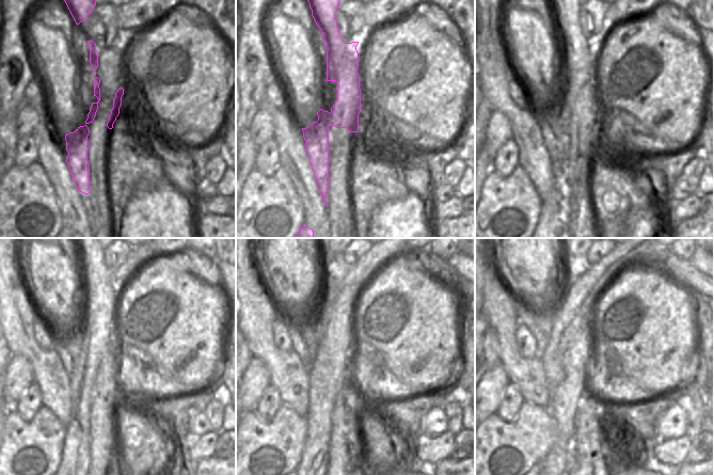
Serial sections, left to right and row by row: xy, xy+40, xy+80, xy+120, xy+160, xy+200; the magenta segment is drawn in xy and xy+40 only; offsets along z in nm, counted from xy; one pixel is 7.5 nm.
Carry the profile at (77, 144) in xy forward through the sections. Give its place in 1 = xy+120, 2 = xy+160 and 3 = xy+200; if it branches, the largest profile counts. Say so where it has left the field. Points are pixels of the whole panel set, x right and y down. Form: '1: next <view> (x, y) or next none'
1: next xy+120 (101, 293)
2: next xy+160 (329, 373)
3: next xy+200 (564, 399)

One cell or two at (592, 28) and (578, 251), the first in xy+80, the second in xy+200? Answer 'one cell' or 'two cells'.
two cells

